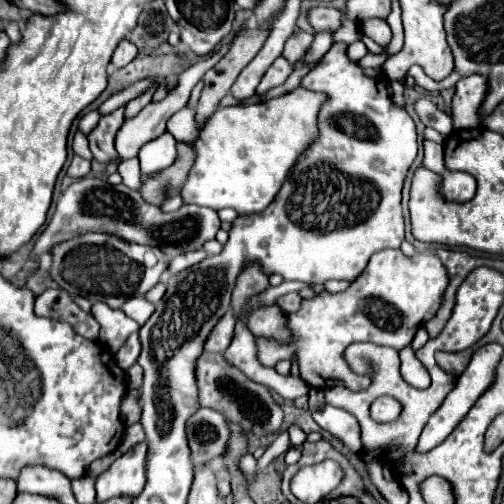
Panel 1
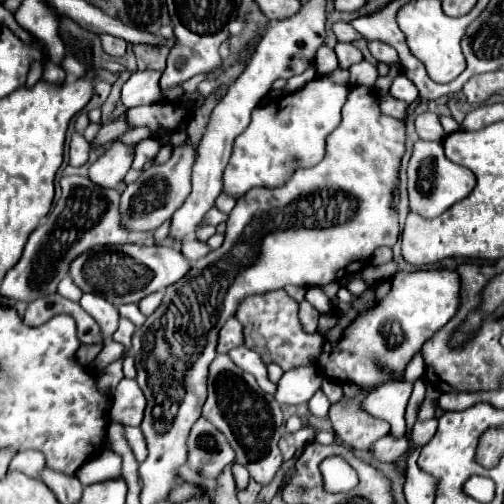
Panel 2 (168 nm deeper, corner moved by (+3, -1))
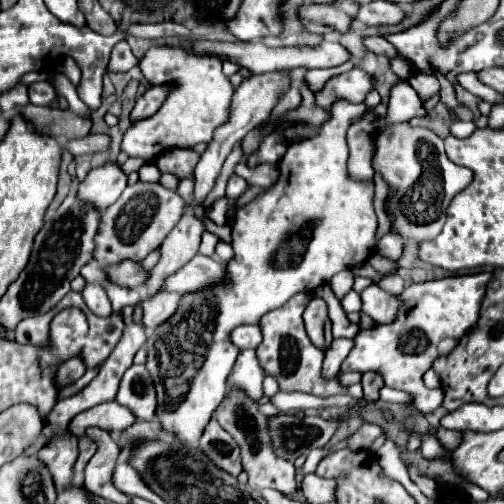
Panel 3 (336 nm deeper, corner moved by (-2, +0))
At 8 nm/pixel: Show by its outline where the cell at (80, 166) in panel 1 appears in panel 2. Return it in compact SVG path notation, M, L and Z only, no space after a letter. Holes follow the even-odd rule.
M74 133L74 149L70 149L70 165L74 167L84 165L88 161L88 151L90 151L88 141L80 133Z

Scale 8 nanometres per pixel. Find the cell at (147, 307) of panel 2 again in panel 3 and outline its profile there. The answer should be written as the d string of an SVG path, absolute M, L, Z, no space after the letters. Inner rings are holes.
M159 292L159 294L151 296L151 300L143 298L141 300L143 324L149 330L157 328L177 310L177 304L179 304L179 294L175 294L175 292Z

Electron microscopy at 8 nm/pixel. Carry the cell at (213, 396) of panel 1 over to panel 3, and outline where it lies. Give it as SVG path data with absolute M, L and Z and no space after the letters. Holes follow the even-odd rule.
M229 388L225 394L225 400L219 404L219 408L213 414L217 422L221 424L223 430L227 430L233 440L237 442L241 450L241 462L243 470L249 474L249 486L255 490L263 488L273 488L283 494L295 492L295 466L289 460L281 460L271 444L271 434L269 434L269 420L271 416L261 412L259 400L251 400L245 392L239 392L239 388Z

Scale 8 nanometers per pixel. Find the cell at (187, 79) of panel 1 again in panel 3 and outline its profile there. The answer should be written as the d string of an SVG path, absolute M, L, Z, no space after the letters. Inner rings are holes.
M105 162L89 170L87 178L79 184L79 198L93 202L99 210L111 206L127 186L127 174L117 162Z

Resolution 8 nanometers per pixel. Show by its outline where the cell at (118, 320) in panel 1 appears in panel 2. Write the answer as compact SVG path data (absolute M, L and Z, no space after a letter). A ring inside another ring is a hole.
M84 293L82 299L80 299L80 305L84 307L86 313L90 313L96 319L96 323L102 329L104 339L110 339L114 329L118 327L118 317L120 317L118 309L112 303L108 303L106 299L96 297L92 293Z

